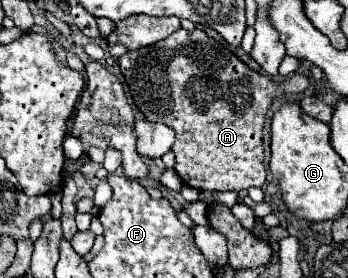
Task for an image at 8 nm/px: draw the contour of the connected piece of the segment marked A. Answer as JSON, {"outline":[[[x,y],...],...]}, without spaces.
{"outline":[[[183,28],[175,30],[165,40],[151,46],[125,52],[119,58],[121,72],[129,84],[135,106],[151,122],[161,122],[175,132],[175,172],[185,186],[197,188],[201,192],[225,192],[225,190],[247,190],[251,186],[265,186],[265,166],[263,166],[263,124],[271,102],[281,94],[297,94],[309,86],[307,76],[295,74],[293,82],[275,84],[267,76],[253,72],[245,66],[233,52],[223,44],[209,38],[201,28],[187,32]]]}

